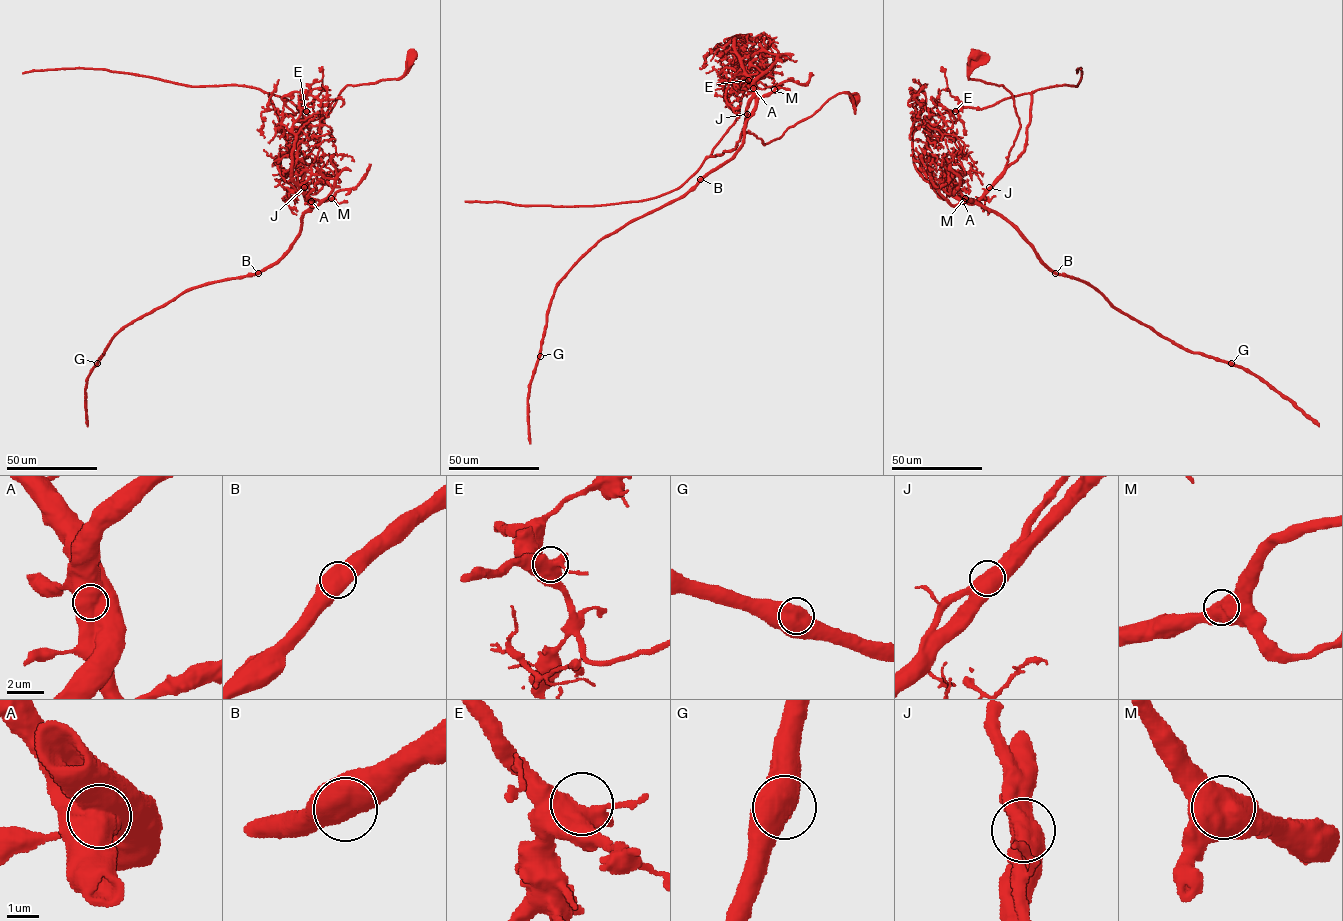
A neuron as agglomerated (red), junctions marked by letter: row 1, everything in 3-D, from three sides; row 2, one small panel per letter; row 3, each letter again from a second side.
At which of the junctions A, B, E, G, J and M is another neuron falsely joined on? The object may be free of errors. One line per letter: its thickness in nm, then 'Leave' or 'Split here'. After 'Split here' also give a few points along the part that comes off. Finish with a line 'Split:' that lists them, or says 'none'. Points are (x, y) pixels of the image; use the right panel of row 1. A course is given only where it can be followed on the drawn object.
A: Thickness 1150 nm. Split here. Course of the part to remove: (964, 201), (1001, 215), (1057, 273), (1092, 286), (1161, 336), (1248, 369), (1319, 426)
B: Thickness 750 nm. Leave
E: Thickness 650 nm. Leave
G: Thickness 1150 nm. Leave
J: Thickness 700 nm. Leave
M: Thickness 1050 nm. Leave
Split: A

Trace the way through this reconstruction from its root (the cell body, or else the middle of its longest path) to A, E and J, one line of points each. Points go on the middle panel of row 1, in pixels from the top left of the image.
A: (856, 99), (854, 94), (836, 94), (764, 145), (743, 130), (753, 88)
E: (856, 99), (854, 94), (836, 94), (764, 145), (743, 130), (734, 149), (711, 155), (738, 116), (748, 80)
J: (856, 99), (858, 97), (854, 94), (836, 94), (812, 115), (764, 145), (754, 134), (743, 130), (747, 114)

